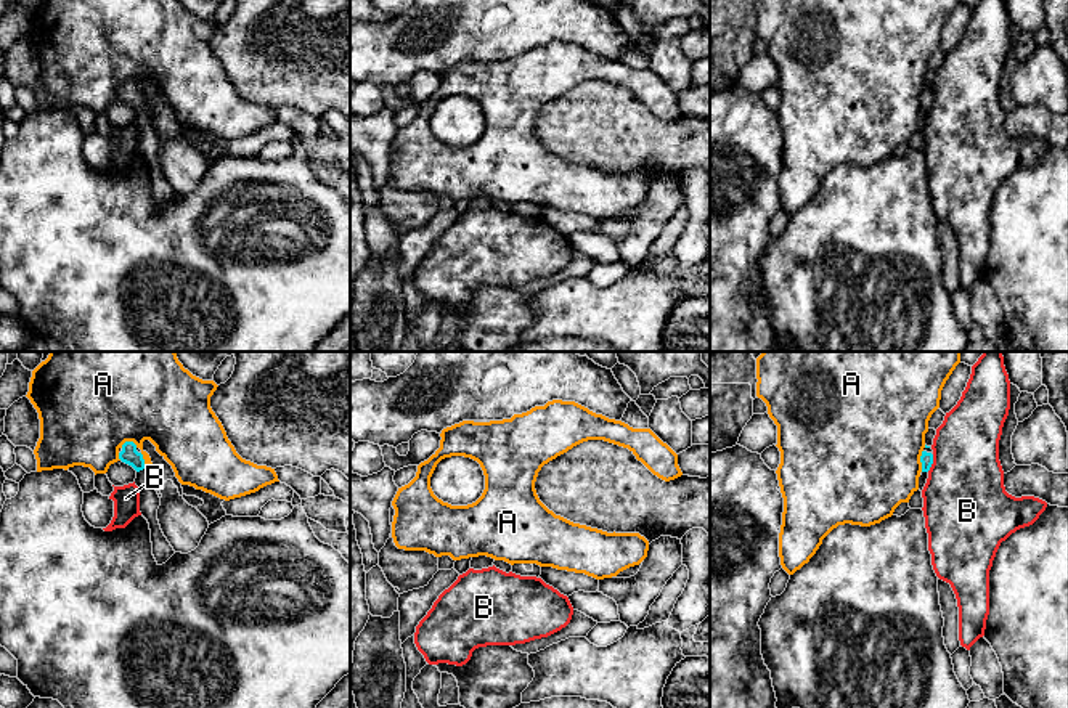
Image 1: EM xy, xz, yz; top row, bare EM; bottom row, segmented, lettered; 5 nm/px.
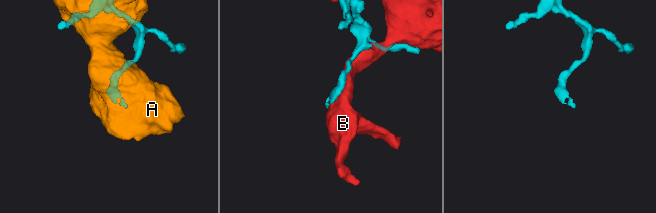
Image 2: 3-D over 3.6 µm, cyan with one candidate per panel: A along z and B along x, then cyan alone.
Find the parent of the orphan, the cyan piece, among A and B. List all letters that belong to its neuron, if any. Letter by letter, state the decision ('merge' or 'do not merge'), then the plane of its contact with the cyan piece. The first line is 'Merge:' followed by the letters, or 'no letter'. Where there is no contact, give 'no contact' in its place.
Merge: no letter
A: do not merge; contact in yz
B: do not merge; contact in yz

